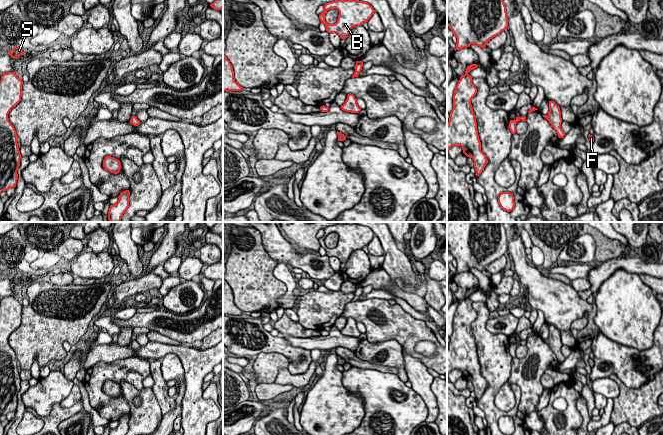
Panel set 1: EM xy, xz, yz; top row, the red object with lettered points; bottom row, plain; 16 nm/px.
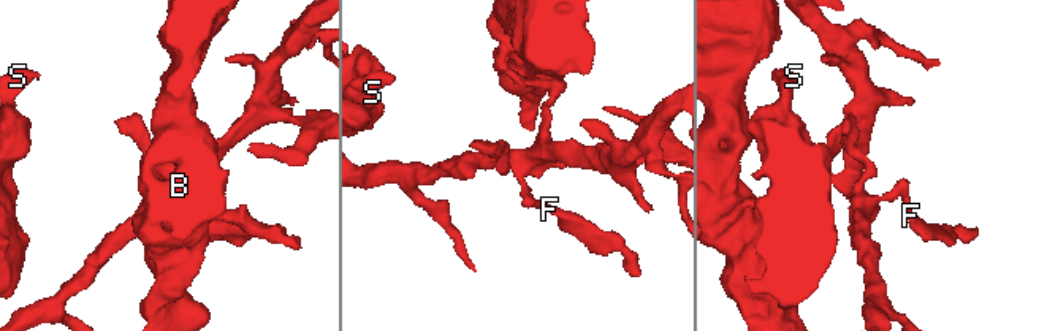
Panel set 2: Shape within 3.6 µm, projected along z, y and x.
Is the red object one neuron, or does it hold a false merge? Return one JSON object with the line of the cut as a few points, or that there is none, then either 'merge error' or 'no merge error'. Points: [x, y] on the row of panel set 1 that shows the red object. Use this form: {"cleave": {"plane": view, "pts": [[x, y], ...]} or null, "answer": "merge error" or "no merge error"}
{"cleave": {"plane": "xy", "pts": [[135, 116], [130, 122]]}, "answer": "merge error"}

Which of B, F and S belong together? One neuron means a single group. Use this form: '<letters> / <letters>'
B / F S

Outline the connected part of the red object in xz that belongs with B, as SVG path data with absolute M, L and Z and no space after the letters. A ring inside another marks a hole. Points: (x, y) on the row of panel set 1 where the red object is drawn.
M335 0L324 5L324 11L319 15L322 24L325 25L328 33L337 33L341 39L346 39L353 27L361 26L372 17L375 10L373 7L359 0ZM330 9L339 11L335 24L328 24L325 21L325 14Z

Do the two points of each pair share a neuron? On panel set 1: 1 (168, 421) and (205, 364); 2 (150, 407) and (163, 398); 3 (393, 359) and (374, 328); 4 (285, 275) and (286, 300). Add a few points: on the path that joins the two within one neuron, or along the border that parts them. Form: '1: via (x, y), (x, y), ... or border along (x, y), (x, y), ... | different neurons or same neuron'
1: border along (184, 379), (185, 392), (180, 413) | different neurons
2: border along (151, 388), (162, 414) | different neurons
3: border along (366, 339), (371, 342), (395, 339), (402, 346) | different neurons
4: via (289, 281), (289, 294) | same neuron

